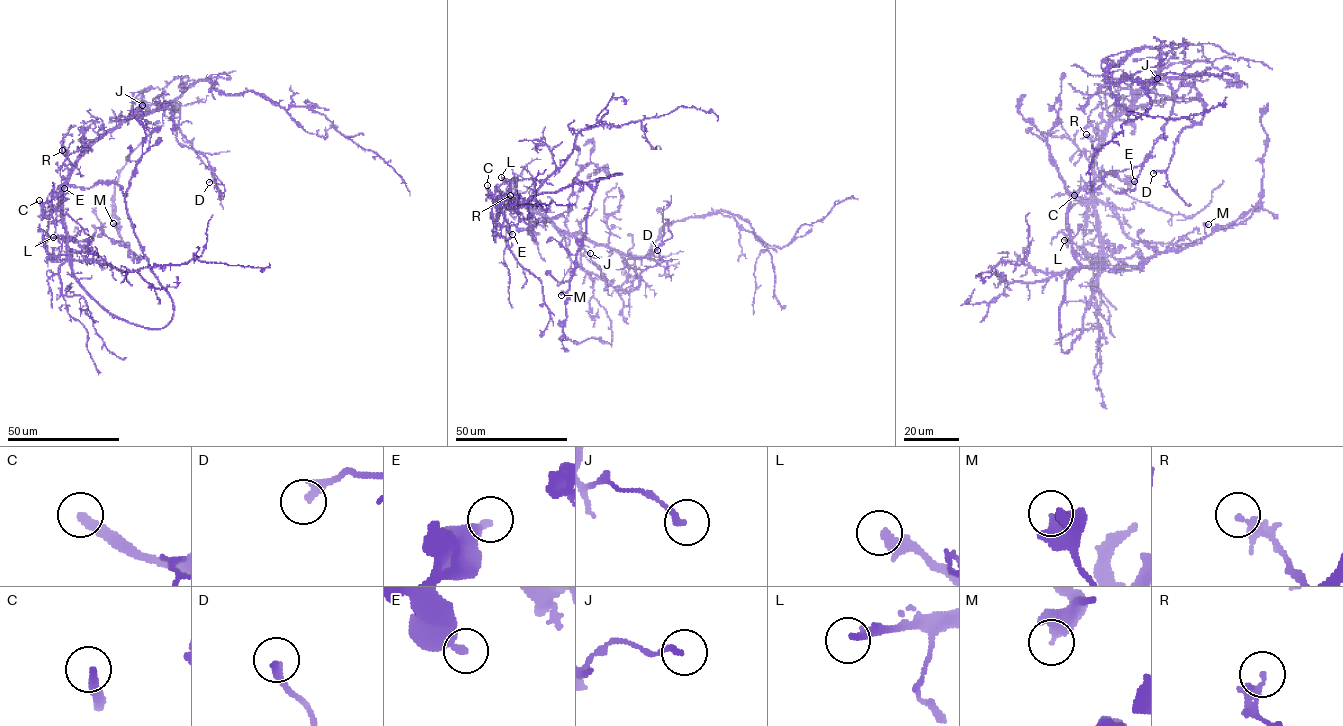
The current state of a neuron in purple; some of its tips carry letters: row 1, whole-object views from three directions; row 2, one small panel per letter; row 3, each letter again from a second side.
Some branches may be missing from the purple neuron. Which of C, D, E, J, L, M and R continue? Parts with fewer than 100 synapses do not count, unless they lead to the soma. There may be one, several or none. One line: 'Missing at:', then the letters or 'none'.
Missing at: C

